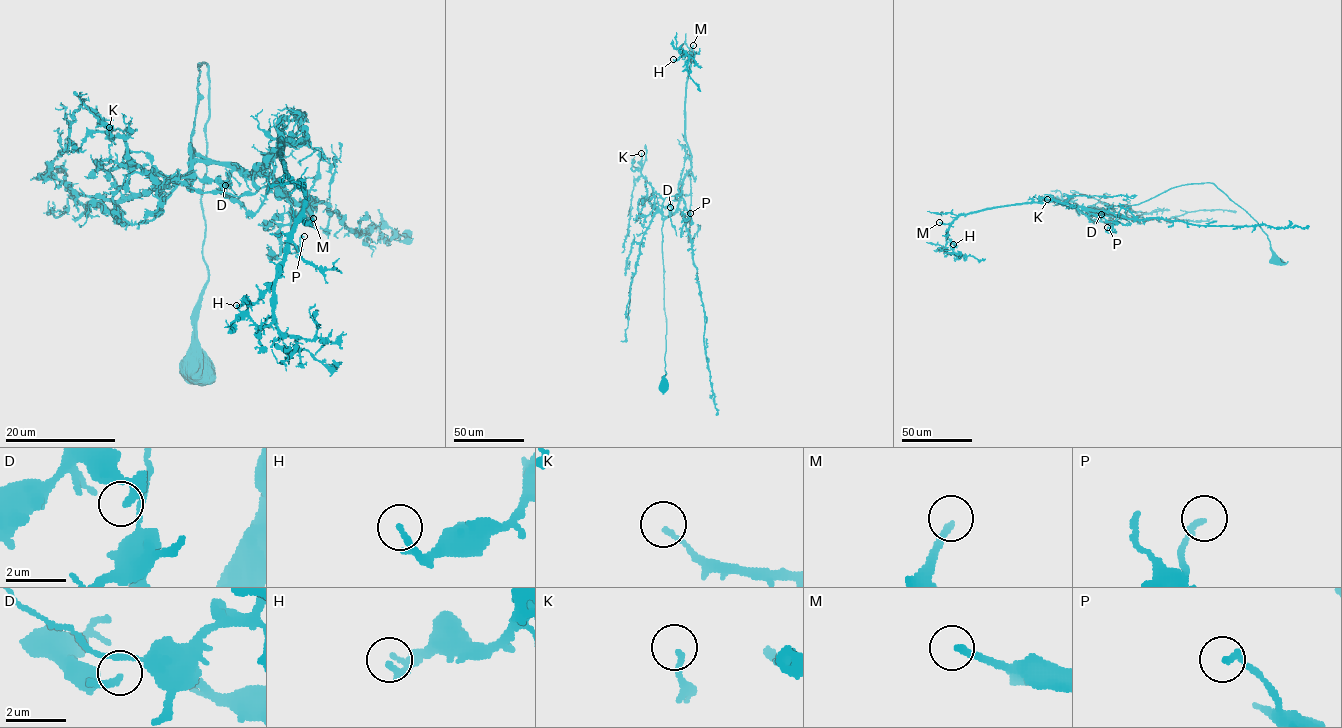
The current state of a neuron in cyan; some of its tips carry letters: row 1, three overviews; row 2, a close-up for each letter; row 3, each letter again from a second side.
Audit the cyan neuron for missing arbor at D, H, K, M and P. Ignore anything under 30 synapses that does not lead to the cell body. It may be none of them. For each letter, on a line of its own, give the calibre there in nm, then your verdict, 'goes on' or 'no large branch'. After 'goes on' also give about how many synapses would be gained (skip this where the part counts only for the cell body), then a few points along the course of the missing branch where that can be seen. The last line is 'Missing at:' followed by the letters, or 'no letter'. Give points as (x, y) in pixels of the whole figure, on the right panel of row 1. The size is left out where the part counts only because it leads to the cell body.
D: calibre 180 nm; no large branch
H: calibre 190 nm; no large branch
K: calibre 160 nm; no large branch
M: calibre 220 nm; goes on; 30 synapses
P: calibre 220 nm; no large branch
Missing at: M

